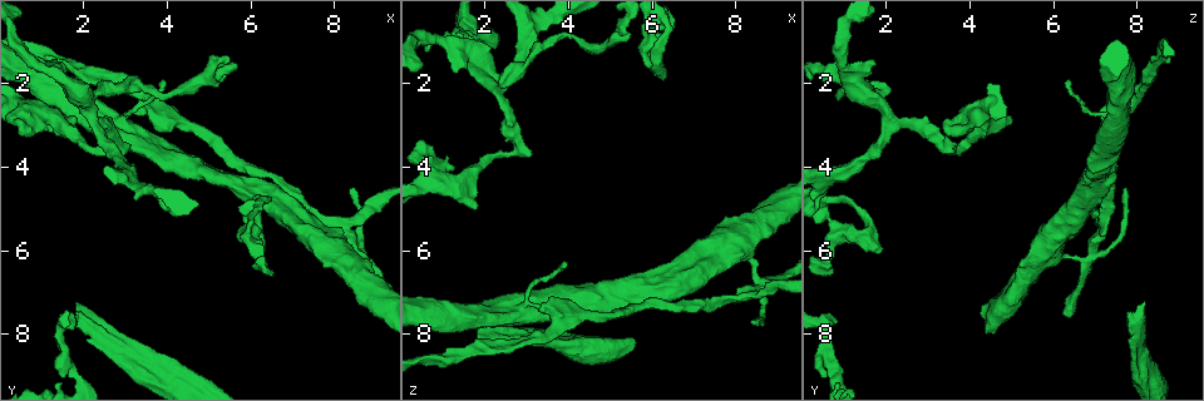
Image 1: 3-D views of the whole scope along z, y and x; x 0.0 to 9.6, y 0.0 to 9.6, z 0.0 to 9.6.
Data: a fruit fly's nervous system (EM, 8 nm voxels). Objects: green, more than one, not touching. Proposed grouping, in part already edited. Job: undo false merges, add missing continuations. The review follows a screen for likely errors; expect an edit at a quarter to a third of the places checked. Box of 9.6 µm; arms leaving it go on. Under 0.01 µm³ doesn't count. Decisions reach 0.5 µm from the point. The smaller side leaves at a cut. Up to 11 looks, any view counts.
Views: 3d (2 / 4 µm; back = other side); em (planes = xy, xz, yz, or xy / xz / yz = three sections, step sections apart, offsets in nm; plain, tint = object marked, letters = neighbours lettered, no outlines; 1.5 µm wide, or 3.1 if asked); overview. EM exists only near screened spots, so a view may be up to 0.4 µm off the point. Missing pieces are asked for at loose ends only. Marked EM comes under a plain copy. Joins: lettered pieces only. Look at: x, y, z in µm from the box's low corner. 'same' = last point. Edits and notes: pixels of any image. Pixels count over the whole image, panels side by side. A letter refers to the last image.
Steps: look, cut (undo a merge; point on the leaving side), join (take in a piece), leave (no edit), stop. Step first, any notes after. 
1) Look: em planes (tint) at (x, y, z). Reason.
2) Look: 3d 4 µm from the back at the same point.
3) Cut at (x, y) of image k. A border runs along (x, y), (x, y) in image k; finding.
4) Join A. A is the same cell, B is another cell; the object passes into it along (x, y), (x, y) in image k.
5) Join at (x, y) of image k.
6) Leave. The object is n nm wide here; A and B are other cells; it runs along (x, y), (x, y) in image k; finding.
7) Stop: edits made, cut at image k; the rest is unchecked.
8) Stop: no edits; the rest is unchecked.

Look: em xy step 4 (tint) at (1.20, 1.40, 1.70). Free end.

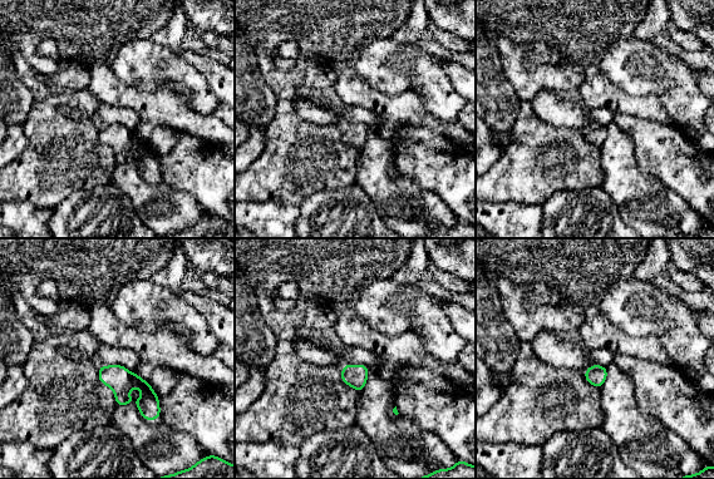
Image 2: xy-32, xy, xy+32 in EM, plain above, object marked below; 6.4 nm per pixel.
Look: em planes (letters) at the same point. Another direction.

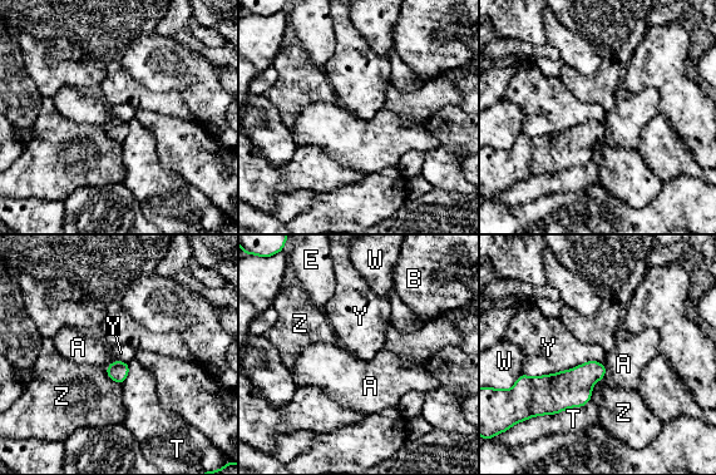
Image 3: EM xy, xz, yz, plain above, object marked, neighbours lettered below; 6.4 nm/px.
Leave. The longest contact is with Y, 550 nm; A, B, E, T, W, Y and Z are other cells; a border runs along (115, 360), (107, 367) in image 3; none of them fits.

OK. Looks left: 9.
Look: 3d 2 µm at (1.75, 3.20, 4.15). Three arms meet.

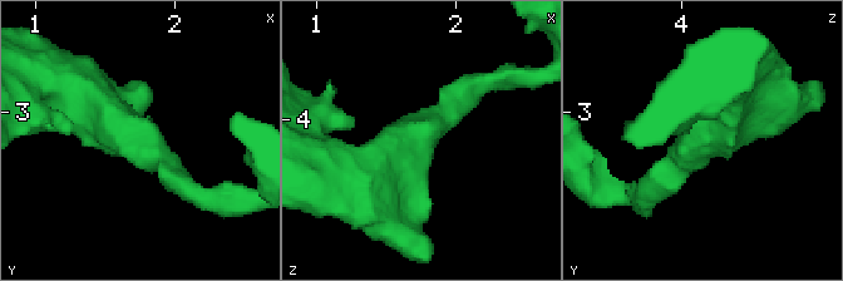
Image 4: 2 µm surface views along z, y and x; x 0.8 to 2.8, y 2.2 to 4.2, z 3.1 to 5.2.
Look: em xz step 4 (tint) at (1.70, 3.20, 4.16). 3 arms meet here; shape alone is not enough.

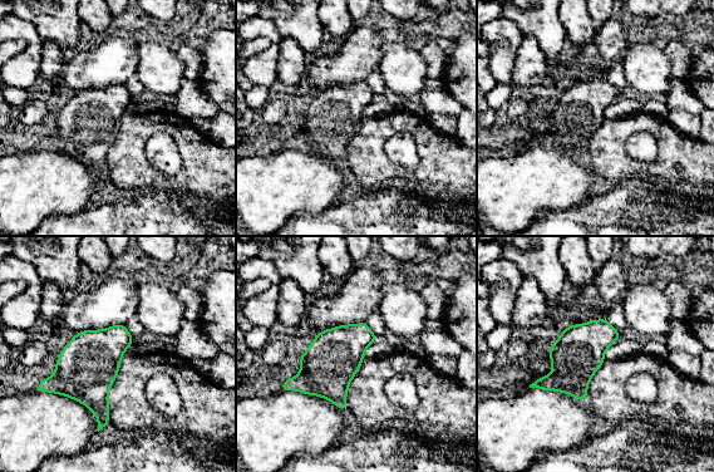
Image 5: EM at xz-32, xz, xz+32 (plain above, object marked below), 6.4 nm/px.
Look: em planes (letters) at the same point.

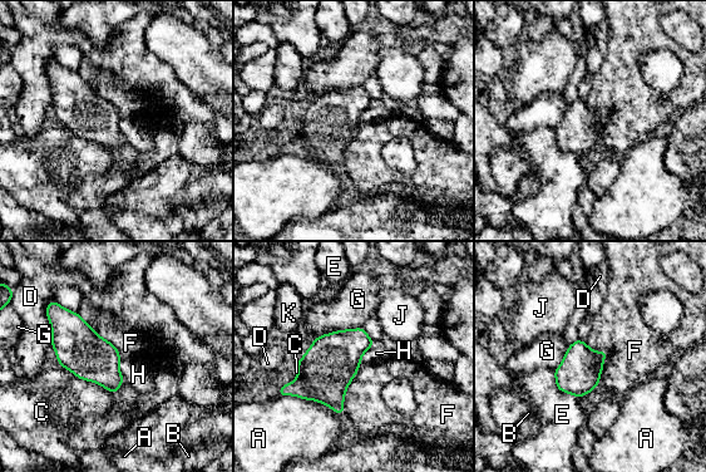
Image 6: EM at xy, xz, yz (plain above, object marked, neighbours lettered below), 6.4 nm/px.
Leave. A, B, C, D, E, F, G, H, J and K are other cells; a border runs along (59, 365), (114, 394) in image 6; continuous, no second neuron.

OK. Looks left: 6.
Look: em planes (letters) at (6.30, 6.05, 1.70). Free end.

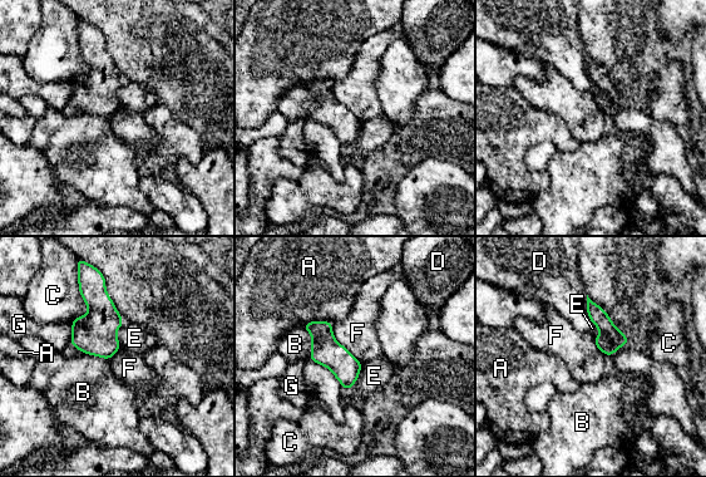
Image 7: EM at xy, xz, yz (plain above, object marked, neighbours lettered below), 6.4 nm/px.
Leave. The object is 170 nm wide here; A, B, C, D, E, F and G are other cells; no lettered piece goes on from it.

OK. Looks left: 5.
Look: 3d 2 µm at (8.60, 6.25, 6.70). Sudden change in width.

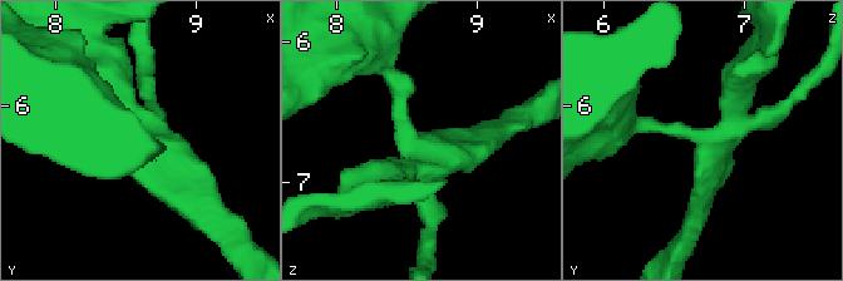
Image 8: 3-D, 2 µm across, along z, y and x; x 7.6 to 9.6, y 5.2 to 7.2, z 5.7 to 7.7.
Look: em planes (letters) at (8.56, 6.28, 6.70). 4 arms meet here; shape alone is not enough.

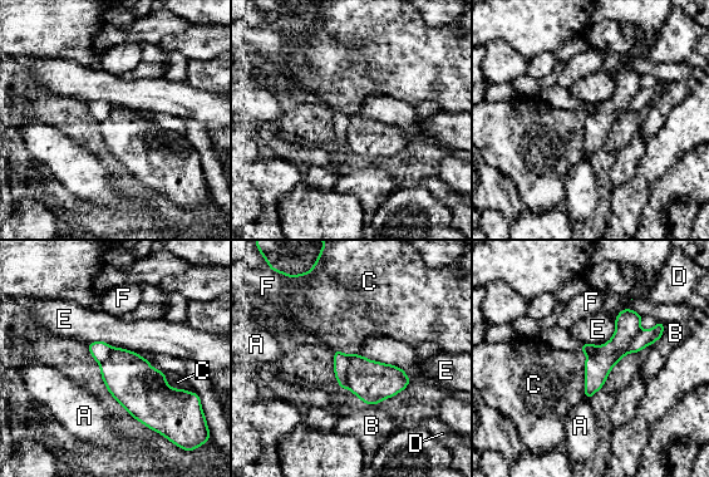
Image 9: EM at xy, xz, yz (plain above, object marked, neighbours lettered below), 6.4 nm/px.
Cut at (370, 380) of image 9. The longest contact is with C, 300 nm; A, B, C, D, E and F are other cells; two neurons meet here.

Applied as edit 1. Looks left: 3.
Stop: edits made, cut at image 9; the rest is unchecked.

